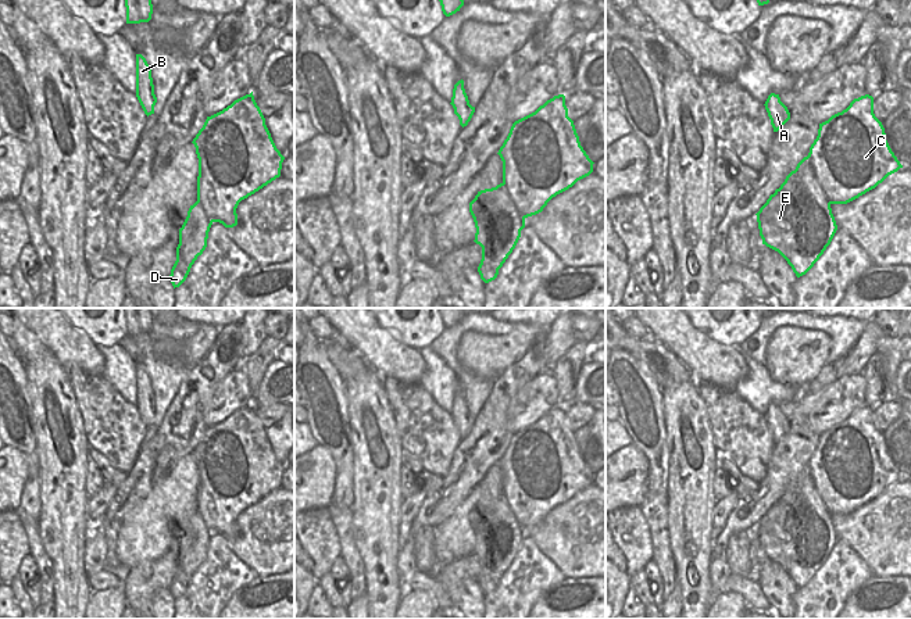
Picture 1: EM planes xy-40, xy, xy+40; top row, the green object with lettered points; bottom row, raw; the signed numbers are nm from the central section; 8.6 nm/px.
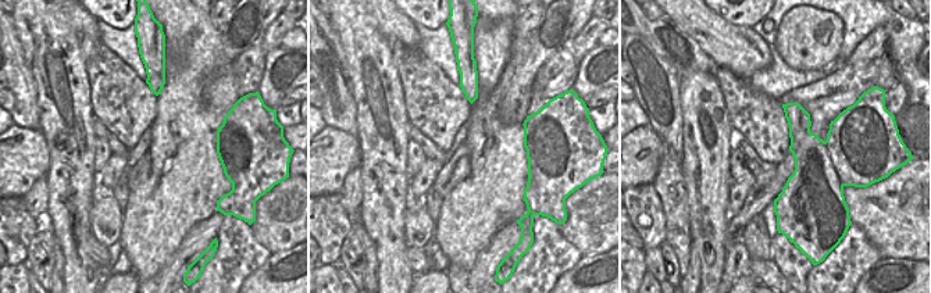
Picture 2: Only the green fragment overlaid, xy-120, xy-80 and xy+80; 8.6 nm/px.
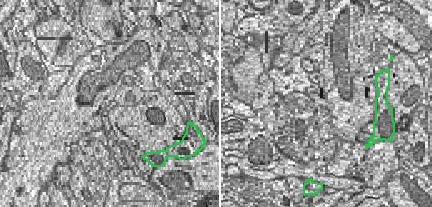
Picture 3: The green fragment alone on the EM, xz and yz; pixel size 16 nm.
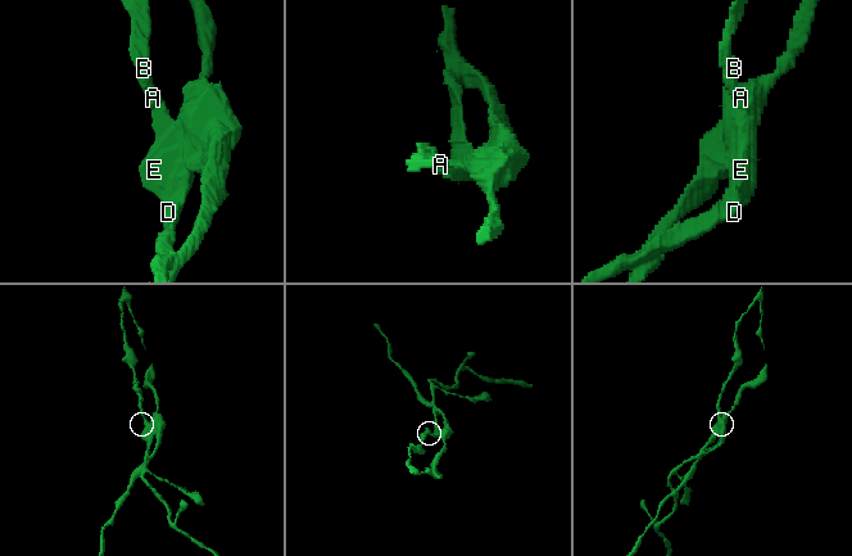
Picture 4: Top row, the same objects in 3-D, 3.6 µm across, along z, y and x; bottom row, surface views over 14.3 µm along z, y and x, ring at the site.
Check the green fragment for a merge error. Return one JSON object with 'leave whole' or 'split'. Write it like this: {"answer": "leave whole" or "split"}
{"answer": "split"}

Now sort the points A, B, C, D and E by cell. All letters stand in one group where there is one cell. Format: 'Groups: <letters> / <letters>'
Groups: A B D E / C.

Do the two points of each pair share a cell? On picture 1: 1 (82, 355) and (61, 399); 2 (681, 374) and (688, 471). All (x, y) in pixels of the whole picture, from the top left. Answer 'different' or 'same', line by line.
1: different
2: different

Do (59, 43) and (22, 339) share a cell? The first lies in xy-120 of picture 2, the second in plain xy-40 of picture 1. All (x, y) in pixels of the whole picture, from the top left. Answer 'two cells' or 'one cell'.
one cell

